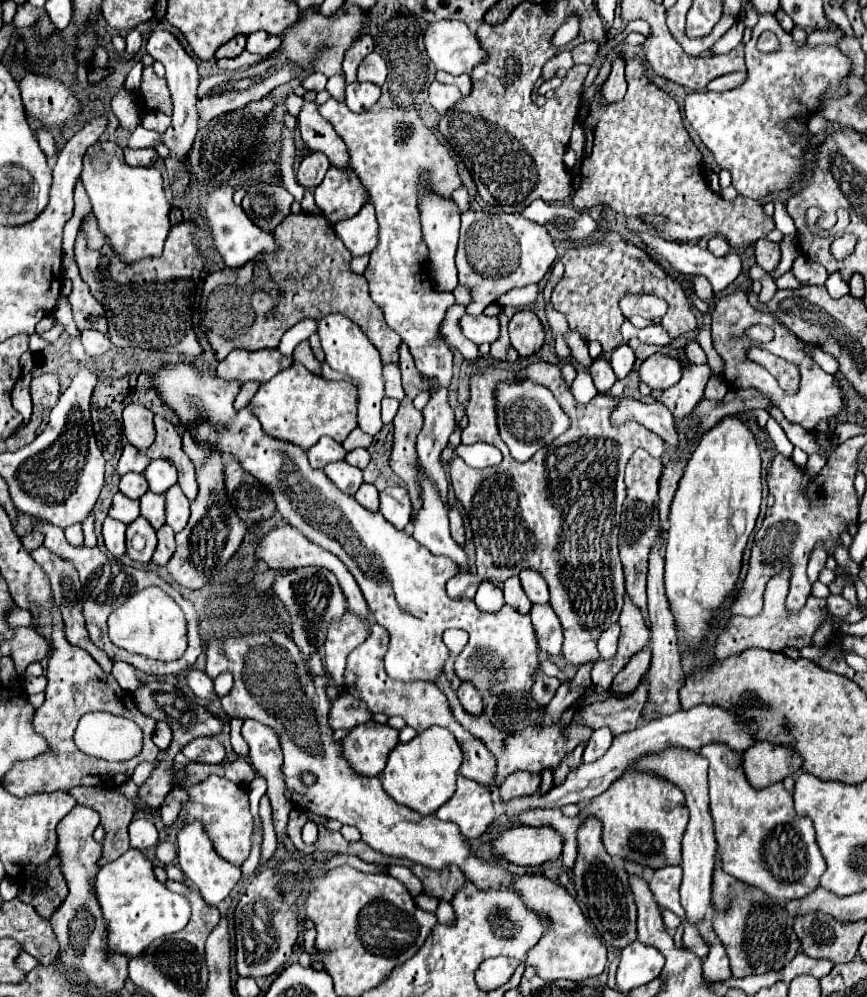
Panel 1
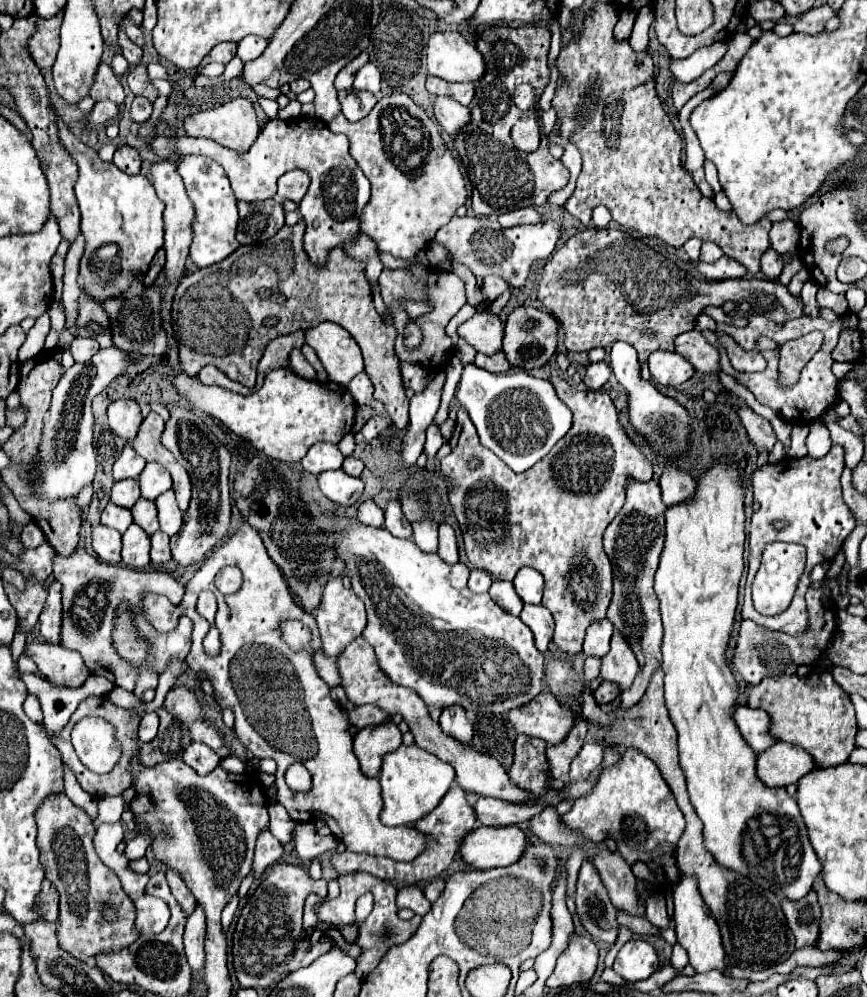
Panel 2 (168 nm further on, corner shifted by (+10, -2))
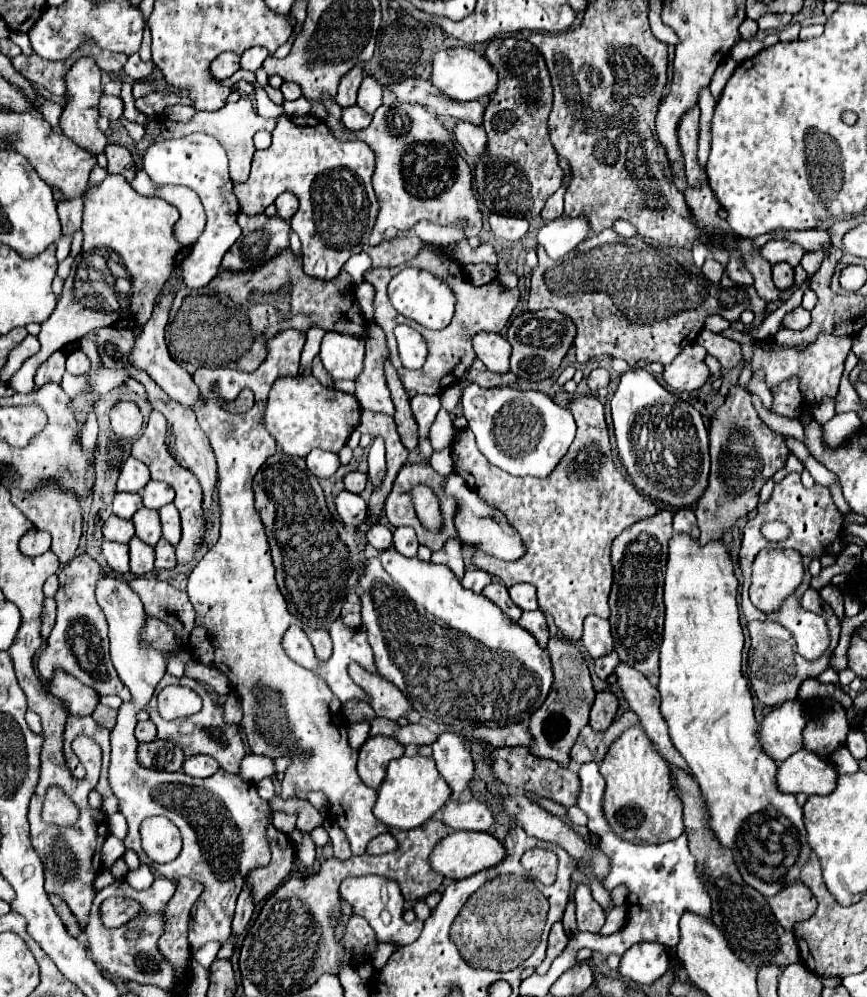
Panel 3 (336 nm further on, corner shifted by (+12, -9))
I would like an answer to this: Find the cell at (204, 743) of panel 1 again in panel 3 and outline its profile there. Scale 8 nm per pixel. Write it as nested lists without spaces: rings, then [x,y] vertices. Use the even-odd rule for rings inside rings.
[[[205,754],[191,756],[183,764],[183,772],[189,776],[195,776],[195,778],[207,778],[207,776],[215,774],[217,770],[219,770],[219,762],[213,756],[205,756]]]

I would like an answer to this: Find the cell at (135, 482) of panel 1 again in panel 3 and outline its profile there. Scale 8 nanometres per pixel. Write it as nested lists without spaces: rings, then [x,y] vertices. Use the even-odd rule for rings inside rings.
[[[117,492],[115,494],[115,500],[113,500],[113,512],[119,516],[119,518],[125,518],[125,520],[131,520],[131,516],[143,508],[143,502],[141,502],[141,496],[135,494],[135,492]]]

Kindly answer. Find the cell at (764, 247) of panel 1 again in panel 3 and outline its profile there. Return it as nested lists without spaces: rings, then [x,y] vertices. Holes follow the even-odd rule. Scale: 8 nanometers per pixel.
[[[779,262],[777,266],[773,266],[771,276],[773,276],[773,284],[779,290],[787,290],[789,286],[793,286],[793,268],[785,262]]]

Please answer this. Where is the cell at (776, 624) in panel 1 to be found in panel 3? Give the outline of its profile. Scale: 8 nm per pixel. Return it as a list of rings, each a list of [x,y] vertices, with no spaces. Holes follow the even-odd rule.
[[[815,590],[805,592],[805,608],[813,610],[819,616],[825,616],[827,624],[829,624],[829,630],[831,630],[829,648],[821,654],[821,658],[817,658],[813,662],[809,662],[809,660],[801,658],[799,654],[795,654],[795,642],[783,626],[779,626],[775,622],[749,622],[747,624],[747,630],[749,630],[749,636],[751,636],[751,648],[749,648],[749,656],[747,656],[747,678],[749,678],[751,688],[757,694],[761,704],[777,706],[777,704],[783,704],[787,700],[795,700],[801,682],[805,678],[817,678],[827,668],[827,664],[831,660],[831,654],[833,654],[833,650],[839,642],[841,622],[835,616],[827,616],[825,604],[821,604],[821,602],[823,600],[821,600],[819,592],[815,592]]]

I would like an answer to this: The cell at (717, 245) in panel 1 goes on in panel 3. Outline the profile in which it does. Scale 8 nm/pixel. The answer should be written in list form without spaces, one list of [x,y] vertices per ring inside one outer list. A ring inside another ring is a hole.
[[[707,258],[705,264],[703,264],[703,268],[701,268],[701,272],[703,272],[711,282],[719,282],[721,276],[723,276],[723,264],[719,264],[719,262],[713,260],[713,258]]]

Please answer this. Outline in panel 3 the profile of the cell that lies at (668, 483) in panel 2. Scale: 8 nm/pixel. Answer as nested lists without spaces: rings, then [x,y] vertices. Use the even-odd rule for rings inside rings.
[[[687,506],[685,510],[675,510],[673,516],[673,530],[675,532],[689,532],[693,536],[699,536],[699,528],[697,528],[697,518],[691,506]]]

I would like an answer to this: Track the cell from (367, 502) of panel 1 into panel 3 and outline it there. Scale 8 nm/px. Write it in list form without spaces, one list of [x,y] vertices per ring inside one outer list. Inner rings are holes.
[[[375,522],[369,530],[367,530],[367,542],[377,548],[377,550],[385,550],[385,548],[391,548],[393,546],[393,536],[391,536],[391,530],[381,524],[381,522]]]

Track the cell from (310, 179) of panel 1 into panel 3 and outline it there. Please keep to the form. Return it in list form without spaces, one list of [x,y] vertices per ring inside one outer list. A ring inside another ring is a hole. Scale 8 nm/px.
[[[283,192],[283,194],[277,196],[275,206],[277,206],[277,214],[279,214],[279,216],[291,218],[291,216],[297,212],[297,208],[299,208],[299,200],[297,200],[297,196],[291,194],[291,192]]]

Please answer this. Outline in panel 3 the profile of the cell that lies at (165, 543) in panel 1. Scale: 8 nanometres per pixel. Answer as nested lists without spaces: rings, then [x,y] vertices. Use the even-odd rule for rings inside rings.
[[[161,538],[155,546],[155,568],[169,570],[169,568],[175,568],[175,564],[177,564],[175,548],[165,538]]]

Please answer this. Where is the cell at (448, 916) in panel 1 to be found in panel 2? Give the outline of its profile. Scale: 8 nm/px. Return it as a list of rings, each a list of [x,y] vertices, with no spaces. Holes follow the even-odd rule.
[[[407,885],[407,887],[399,889],[399,893],[397,893],[397,907],[399,907],[399,909],[407,907],[407,909],[415,911],[417,915],[425,915],[425,913],[431,909],[431,903],[429,903],[427,897],[423,895],[421,887],[417,887],[417,885]]]

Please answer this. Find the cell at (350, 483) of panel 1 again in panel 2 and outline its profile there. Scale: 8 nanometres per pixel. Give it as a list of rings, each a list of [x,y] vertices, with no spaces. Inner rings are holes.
[[[343,469],[325,471],[319,475],[319,487],[323,495],[341,507],[351,507],[359,503],[363,495],[363,481],[349,477]]]

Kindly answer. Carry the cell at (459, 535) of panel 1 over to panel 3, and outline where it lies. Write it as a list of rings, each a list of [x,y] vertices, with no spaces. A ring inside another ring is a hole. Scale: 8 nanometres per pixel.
[[[449,538],[449,542],[445,542],[443,550],[433,552],[431,562],[449,566],[451,572],[461,580],[463,578],[463,558],[461,558],[461,542],[459,542],[459,538]]]

